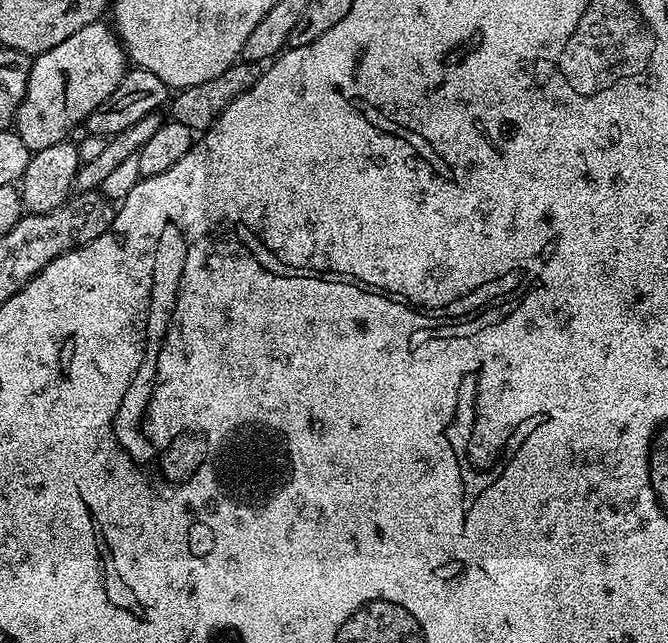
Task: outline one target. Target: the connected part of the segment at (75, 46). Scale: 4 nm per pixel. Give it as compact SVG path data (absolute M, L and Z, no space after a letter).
M104 22L82 26L82 30L78 30L78 34L70 34L66 42L58 42L58 46L41 52L35 57L32 61L26 94L18 106L14 121L14 131L20 135L22 142L26 142L29 153L46 150L46 146L54 146L58 142L68 140L71 132L79 124L81 127L87 121L88 115L98 106L102 106L102 102L106 102L110 94L114 94L117 86L124 81L125 71L124 45L120 43L120 37L115 31L109 25L107 28Z

